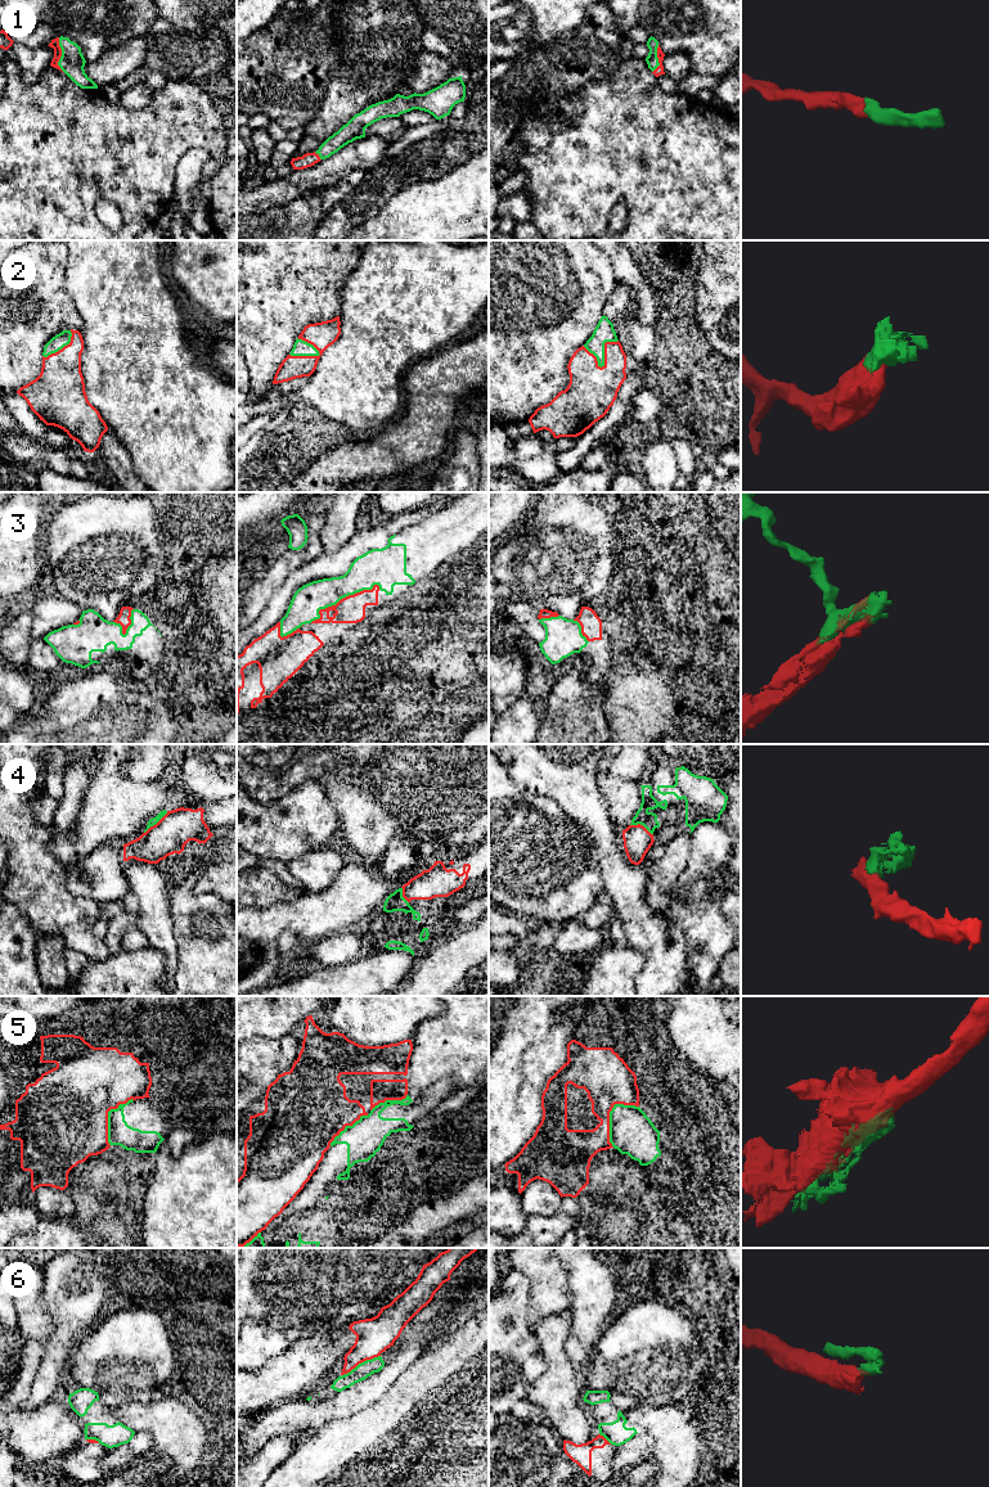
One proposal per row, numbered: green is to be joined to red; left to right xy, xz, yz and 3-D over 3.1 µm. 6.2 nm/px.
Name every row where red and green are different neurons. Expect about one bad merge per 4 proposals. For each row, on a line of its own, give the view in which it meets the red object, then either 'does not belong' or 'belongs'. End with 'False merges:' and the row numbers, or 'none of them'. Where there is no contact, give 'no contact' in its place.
1: xy | belongs
2: yz | belongs
3: xz | belongs
4: xy | does not belong
5: yz | does not belong
6: xz | does not belong
False merges: 4, 5, 6

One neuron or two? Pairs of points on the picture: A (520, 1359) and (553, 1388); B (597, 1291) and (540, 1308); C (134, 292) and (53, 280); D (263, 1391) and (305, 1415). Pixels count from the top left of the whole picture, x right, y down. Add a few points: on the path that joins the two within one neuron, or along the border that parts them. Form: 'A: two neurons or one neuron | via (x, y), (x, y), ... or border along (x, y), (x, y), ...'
A: two neurons | border along (540, 1346), (545, 1370), (530, 1386), (525, 1397)
B: two neurons | border along (563, 1270), (570, 1294), (570, 1314), (567, 1316)
C: two neurons | border along (67, 253), (64, 287), (76, 310)
D: two neurons | border along (302, 1396), (295, 1400), (286, 1400), (269, 1409)

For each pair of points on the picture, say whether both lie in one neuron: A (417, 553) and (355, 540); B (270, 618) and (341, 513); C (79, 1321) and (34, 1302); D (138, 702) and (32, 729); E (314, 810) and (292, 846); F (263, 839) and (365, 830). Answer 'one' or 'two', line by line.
A: two
B: two
C: two
D: one
E: one
F: two

